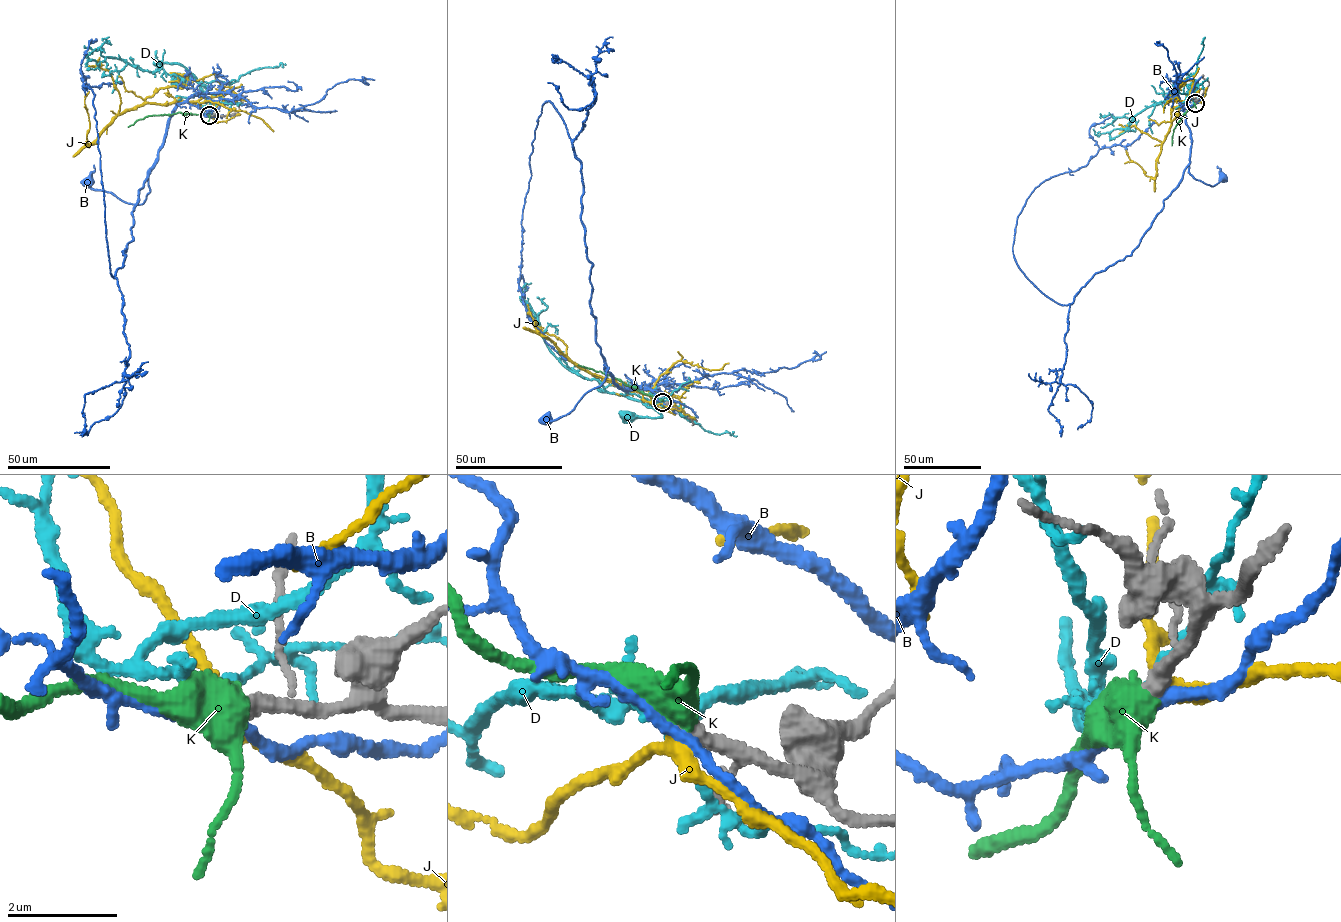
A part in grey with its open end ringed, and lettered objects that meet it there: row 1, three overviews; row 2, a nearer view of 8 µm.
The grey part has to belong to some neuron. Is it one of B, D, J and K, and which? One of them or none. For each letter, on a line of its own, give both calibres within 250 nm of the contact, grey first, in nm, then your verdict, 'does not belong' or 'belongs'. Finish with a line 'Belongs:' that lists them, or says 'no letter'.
B: 300/190 nm | does not belong
D: 280/140 nm | does not belong
J: 300/280 nm | does not belong
K: 300/460 nm | belongs
Belongs: K

